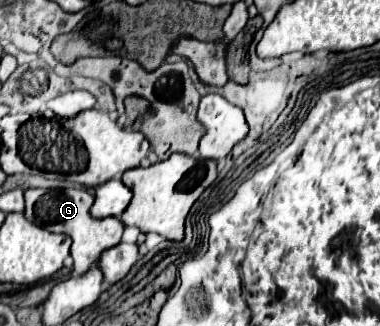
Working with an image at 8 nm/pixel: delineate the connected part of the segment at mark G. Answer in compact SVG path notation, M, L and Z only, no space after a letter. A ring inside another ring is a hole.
M29 188L25 190L25 218L33 224L47 228L49 232L63 232L71 236L71 258L73 258L73 272L85 274L101 256L103 250L113 248L117 242L121 242L123 224L119 218L103 218L97 220L89 214L89 208L93 204L93 196L85 192L83 188L67 188L67 190L43 190L43 188Z

